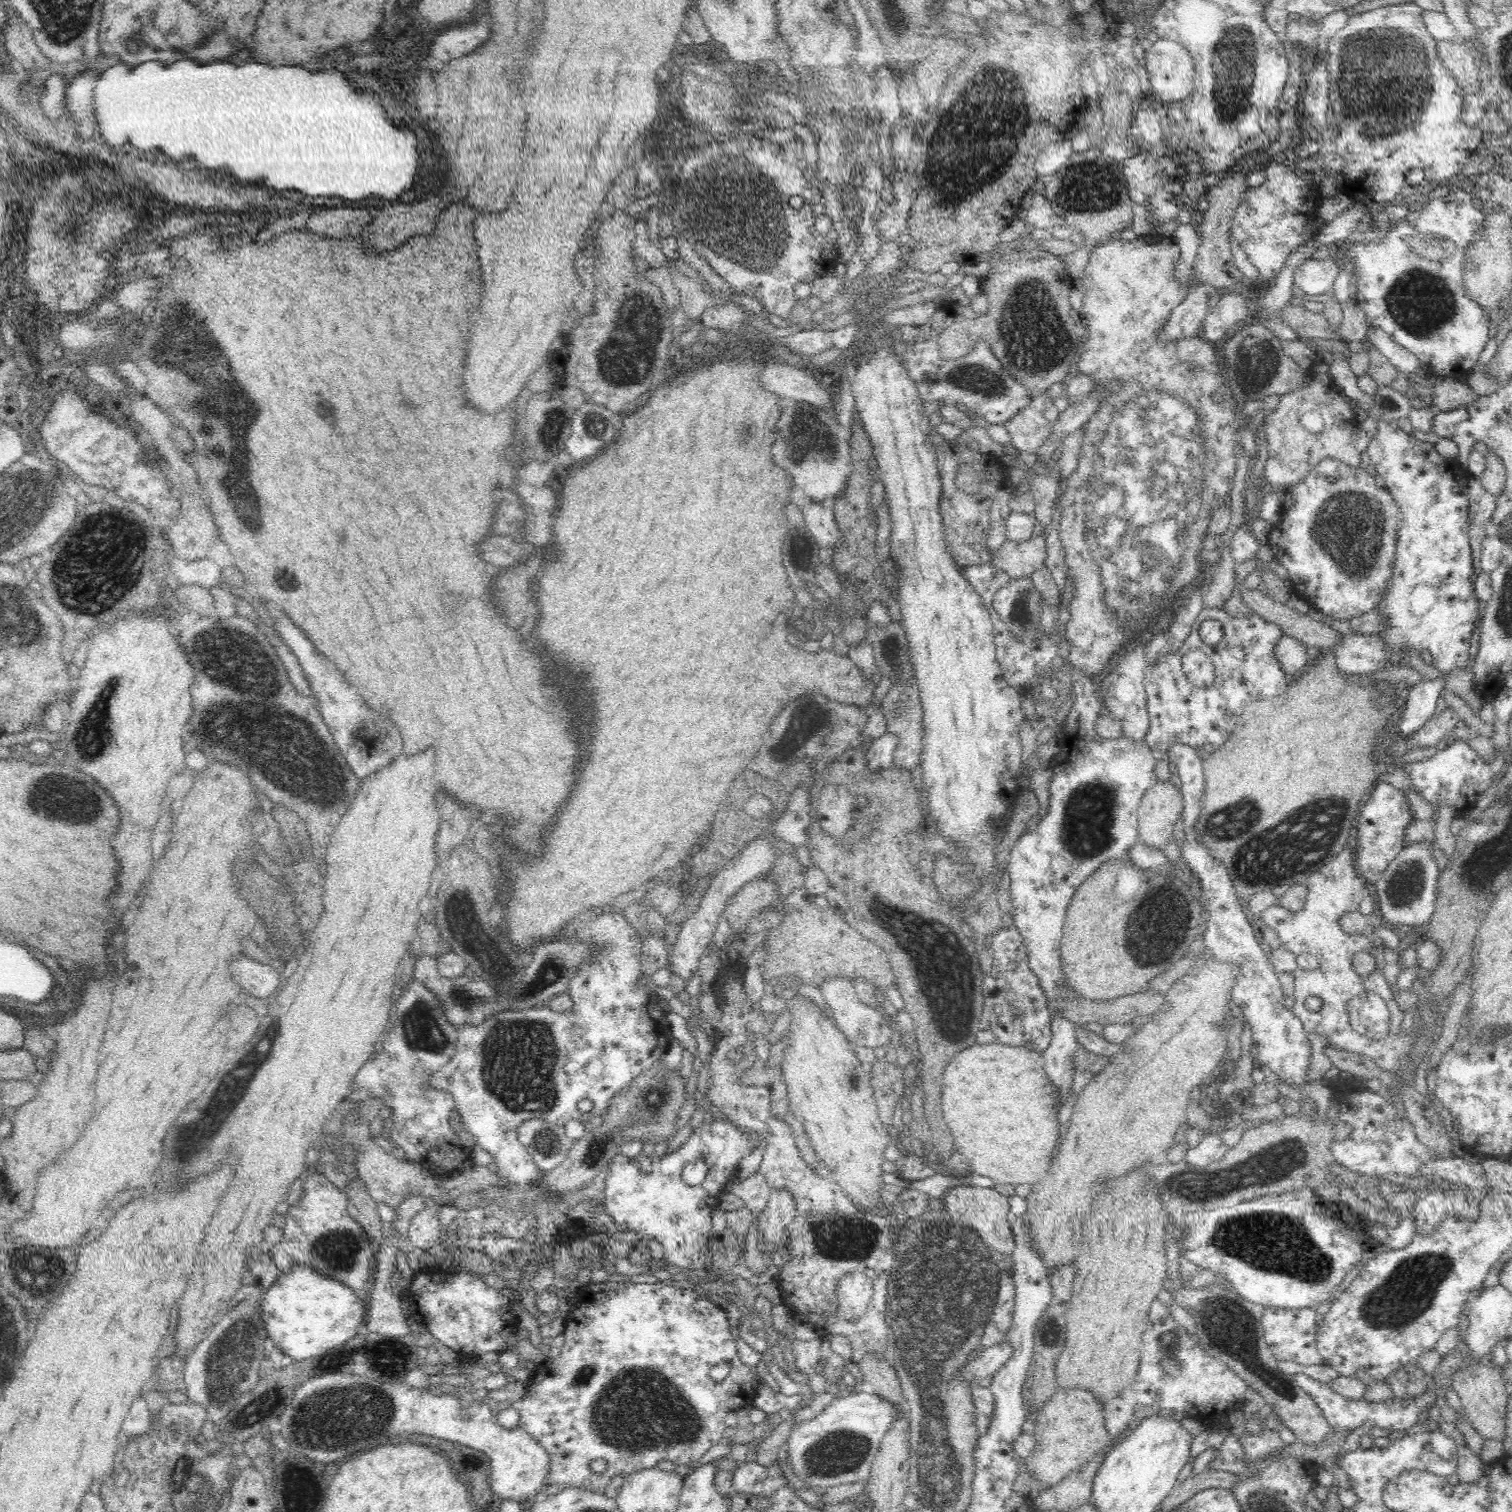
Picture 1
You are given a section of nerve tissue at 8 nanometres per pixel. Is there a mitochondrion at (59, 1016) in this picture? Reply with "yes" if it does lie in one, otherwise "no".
no

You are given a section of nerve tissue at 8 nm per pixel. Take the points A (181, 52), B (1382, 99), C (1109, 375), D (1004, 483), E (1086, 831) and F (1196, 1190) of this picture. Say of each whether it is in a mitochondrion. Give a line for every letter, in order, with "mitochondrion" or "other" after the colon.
A: other
B: mitochondrion
C: other
D: other
E: mitochondrion
F: mitochondrion

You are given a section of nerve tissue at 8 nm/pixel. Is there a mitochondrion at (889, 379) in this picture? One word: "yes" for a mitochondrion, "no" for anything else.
no

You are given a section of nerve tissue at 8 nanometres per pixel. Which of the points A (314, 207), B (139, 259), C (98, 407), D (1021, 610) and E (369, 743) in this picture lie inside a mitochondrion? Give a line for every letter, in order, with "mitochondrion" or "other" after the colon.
A: other
B: other
C: other
D: mitochondrion
E: other

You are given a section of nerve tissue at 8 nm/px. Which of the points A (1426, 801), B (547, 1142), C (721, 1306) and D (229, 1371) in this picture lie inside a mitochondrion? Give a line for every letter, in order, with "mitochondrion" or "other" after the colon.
A: other
B: mitochondrion
C: other
D: mitochondrion

